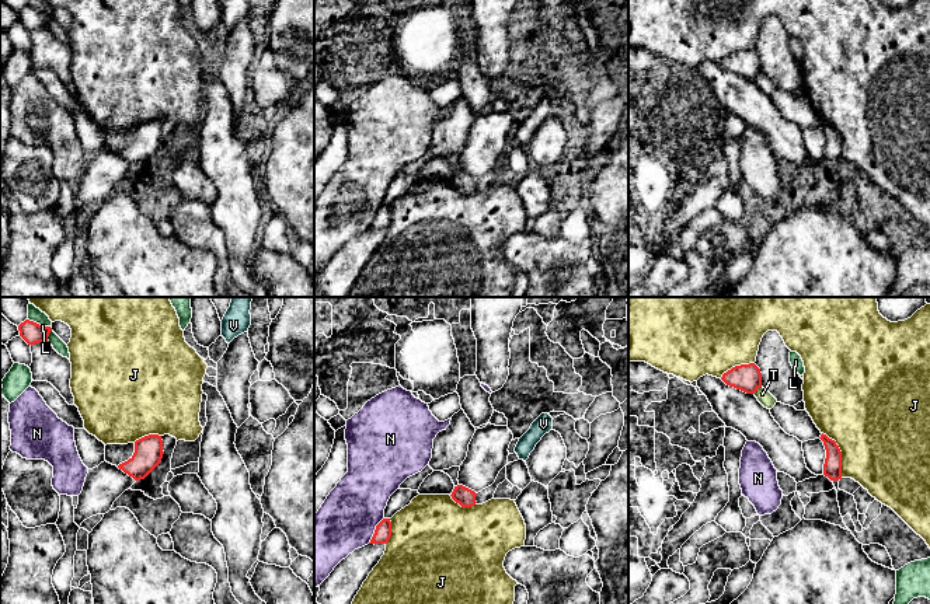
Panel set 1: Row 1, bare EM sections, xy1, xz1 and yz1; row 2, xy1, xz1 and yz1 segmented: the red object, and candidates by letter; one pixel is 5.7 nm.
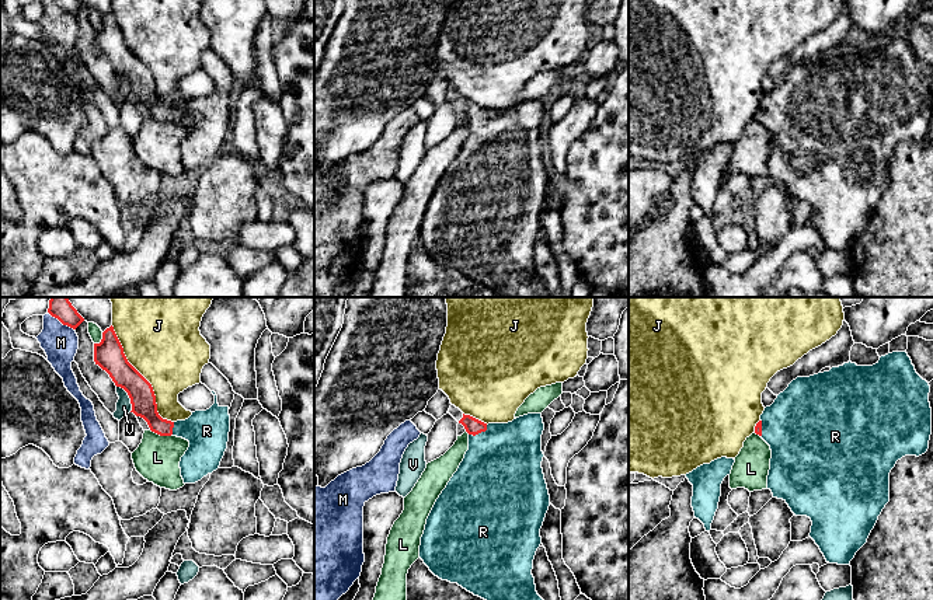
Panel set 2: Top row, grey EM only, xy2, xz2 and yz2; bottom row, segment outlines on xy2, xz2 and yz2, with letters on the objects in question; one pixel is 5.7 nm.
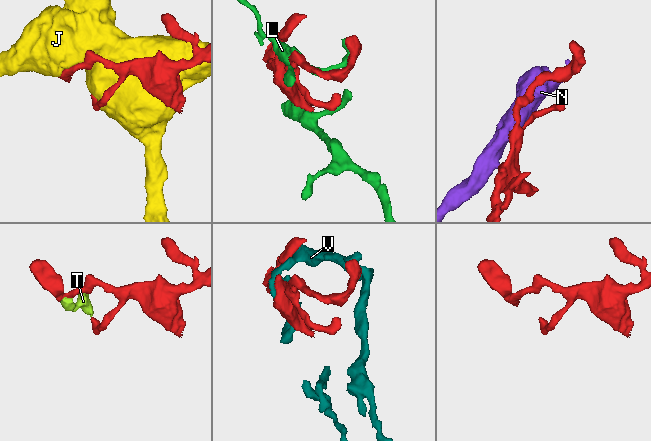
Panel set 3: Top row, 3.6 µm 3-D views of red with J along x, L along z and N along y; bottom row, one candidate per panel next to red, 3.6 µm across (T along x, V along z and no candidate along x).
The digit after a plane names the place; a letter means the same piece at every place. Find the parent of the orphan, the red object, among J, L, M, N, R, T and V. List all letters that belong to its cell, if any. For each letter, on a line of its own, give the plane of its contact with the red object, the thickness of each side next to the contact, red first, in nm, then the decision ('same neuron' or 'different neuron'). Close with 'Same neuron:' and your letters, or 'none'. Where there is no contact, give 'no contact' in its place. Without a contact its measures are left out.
J: xy2 | 170/420 nm | different neuron
L: xy1 | 120/70 nm | different neuron
M: xy2 | 80/200 nm | different neuron
N: xz1 | 100/340 nm | different neuron
R: xz2 | 100/440 nm | same neuron
T: yz1 | 160/80 nm | different neuron
V: xy2 | 160/90 nm | different neuron
Same neuron: R

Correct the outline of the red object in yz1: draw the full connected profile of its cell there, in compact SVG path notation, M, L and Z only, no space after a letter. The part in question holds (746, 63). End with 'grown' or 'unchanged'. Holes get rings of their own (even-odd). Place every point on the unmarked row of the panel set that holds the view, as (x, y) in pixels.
M755 49L735 52L724 59L721 66L746 80L755 80L762 73L762 59Z; unchanged

